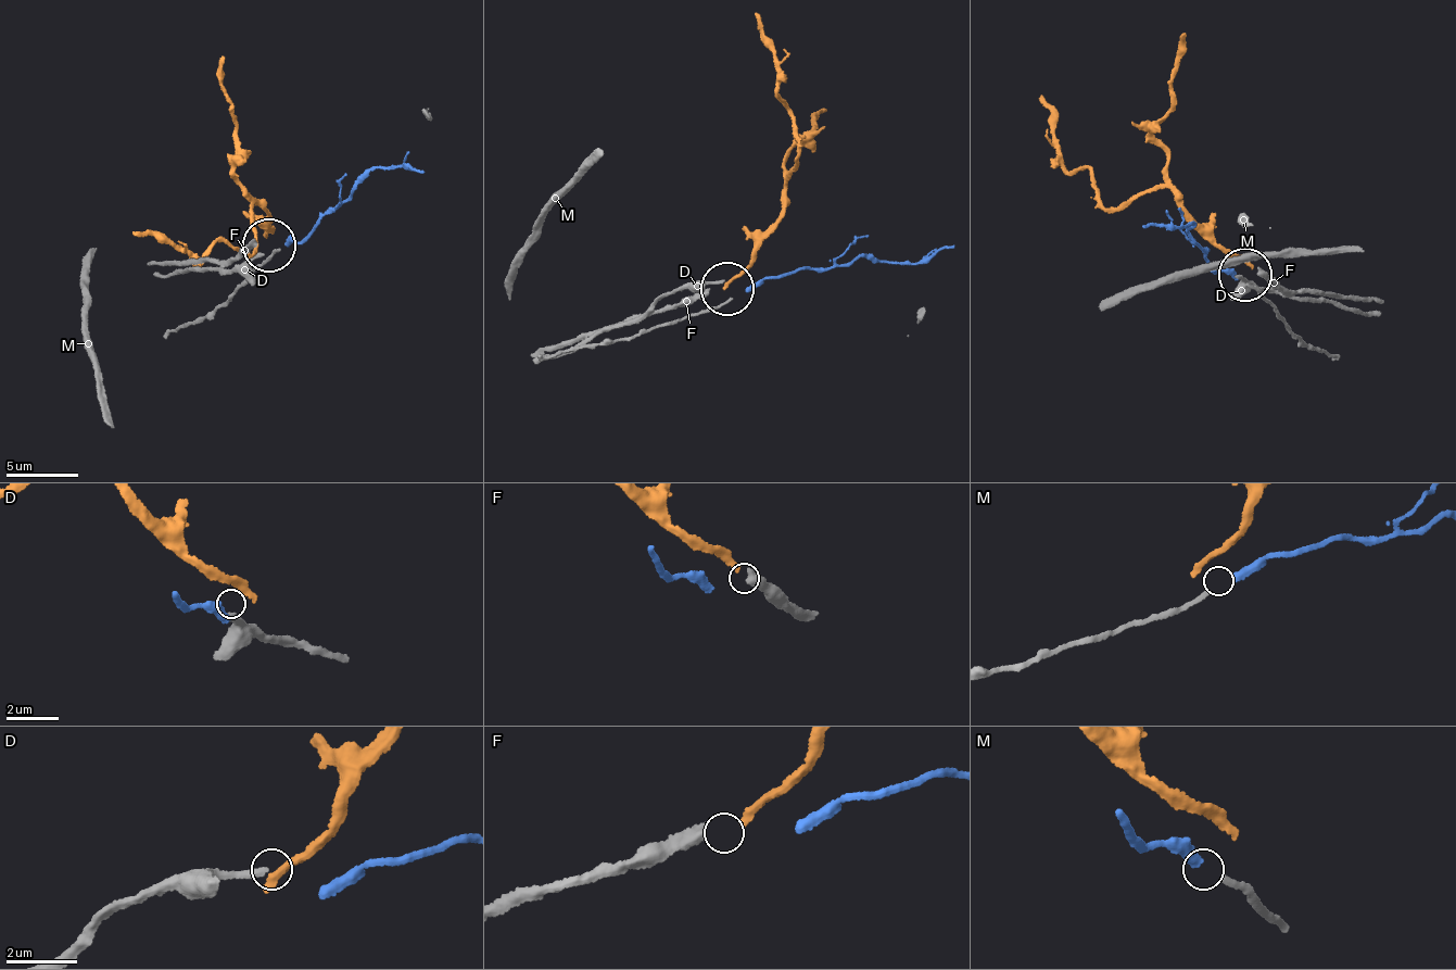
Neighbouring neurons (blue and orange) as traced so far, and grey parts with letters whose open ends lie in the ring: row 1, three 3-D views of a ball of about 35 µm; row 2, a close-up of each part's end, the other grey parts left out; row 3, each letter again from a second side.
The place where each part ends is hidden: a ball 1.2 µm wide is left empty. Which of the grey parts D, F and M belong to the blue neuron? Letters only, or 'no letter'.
M

